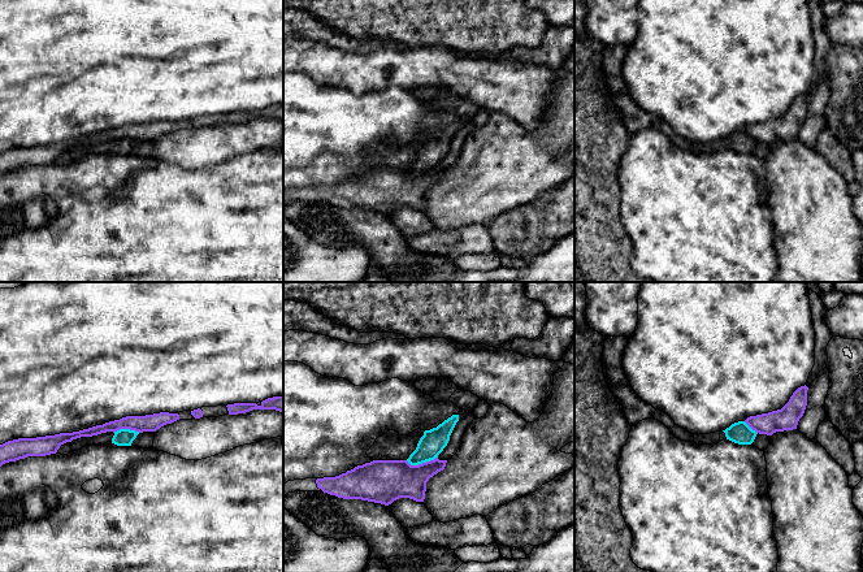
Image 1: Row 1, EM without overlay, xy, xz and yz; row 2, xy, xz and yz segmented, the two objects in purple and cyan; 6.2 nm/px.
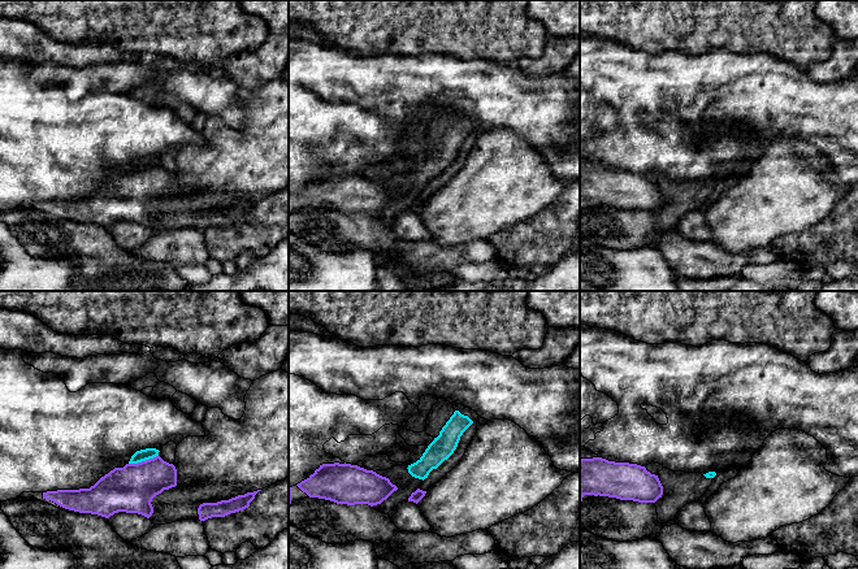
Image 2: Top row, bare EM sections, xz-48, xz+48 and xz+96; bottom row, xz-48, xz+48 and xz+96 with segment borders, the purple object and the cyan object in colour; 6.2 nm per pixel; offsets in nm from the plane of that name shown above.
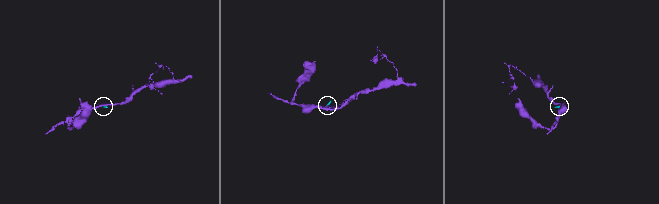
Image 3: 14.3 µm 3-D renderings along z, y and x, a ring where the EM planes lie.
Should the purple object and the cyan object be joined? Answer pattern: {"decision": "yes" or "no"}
{"decision": "no"}

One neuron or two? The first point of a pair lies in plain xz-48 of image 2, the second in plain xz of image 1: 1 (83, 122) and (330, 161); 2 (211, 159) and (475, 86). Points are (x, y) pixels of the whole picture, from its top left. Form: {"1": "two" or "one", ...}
{"1": "one", "2": "two"}

